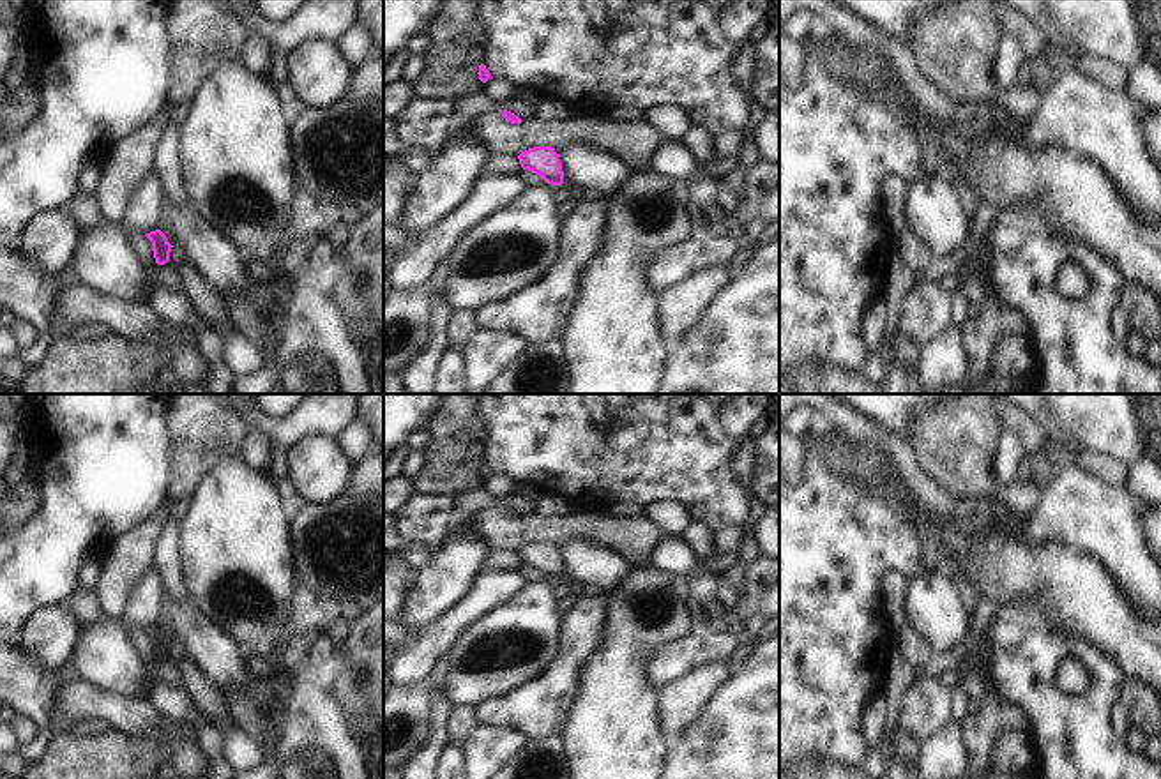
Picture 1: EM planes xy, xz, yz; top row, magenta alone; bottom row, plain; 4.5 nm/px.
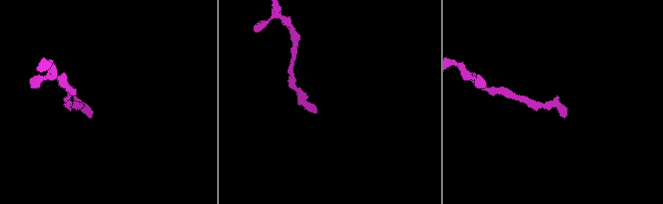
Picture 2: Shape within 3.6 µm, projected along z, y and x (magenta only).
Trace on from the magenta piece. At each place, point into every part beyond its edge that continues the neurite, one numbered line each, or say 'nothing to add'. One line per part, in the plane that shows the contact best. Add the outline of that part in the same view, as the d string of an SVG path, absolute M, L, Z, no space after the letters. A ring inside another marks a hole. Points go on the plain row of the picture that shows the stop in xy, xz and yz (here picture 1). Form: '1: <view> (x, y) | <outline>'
nothing to add

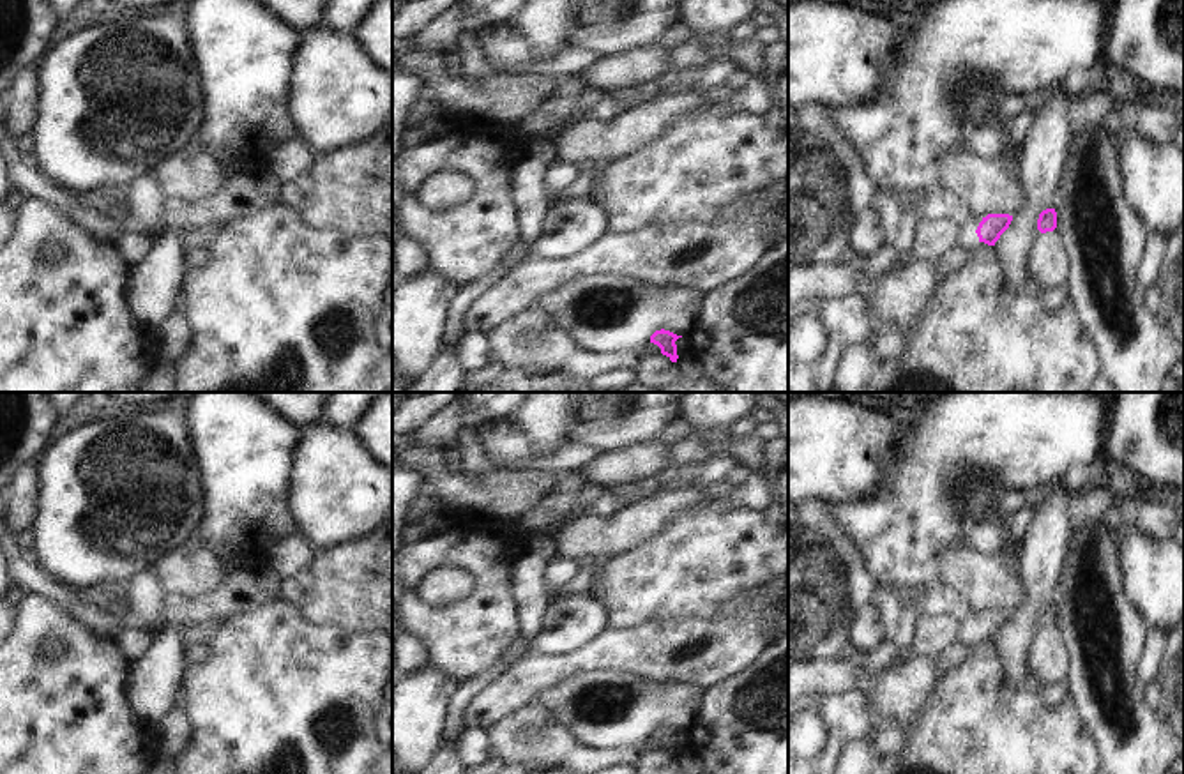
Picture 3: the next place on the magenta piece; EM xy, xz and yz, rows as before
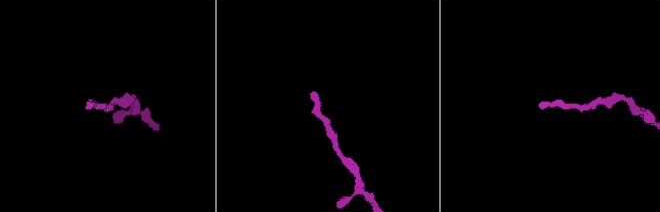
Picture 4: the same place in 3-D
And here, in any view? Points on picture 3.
1: yz (969, 635) | M963 626L963 629L960 631L960 640L961 641L967 641L967 643L972 643L979 638L979 633L975 627L967 627Z

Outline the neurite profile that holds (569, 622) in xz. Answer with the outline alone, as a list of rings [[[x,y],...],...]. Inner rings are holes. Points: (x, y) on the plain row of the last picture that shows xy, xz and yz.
[[[587,594],[550,599],[543,626],[532,640],[534,654],[571,654],[610,629],[606,610]]]

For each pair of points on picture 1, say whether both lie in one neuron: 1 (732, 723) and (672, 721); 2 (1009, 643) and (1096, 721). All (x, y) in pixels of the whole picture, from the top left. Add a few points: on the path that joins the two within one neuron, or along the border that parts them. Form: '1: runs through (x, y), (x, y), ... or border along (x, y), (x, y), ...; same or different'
1: border along (718, 689), (675, 739); different
2: runs through (1024, 670), (1025, 679), (1069, 721); same

